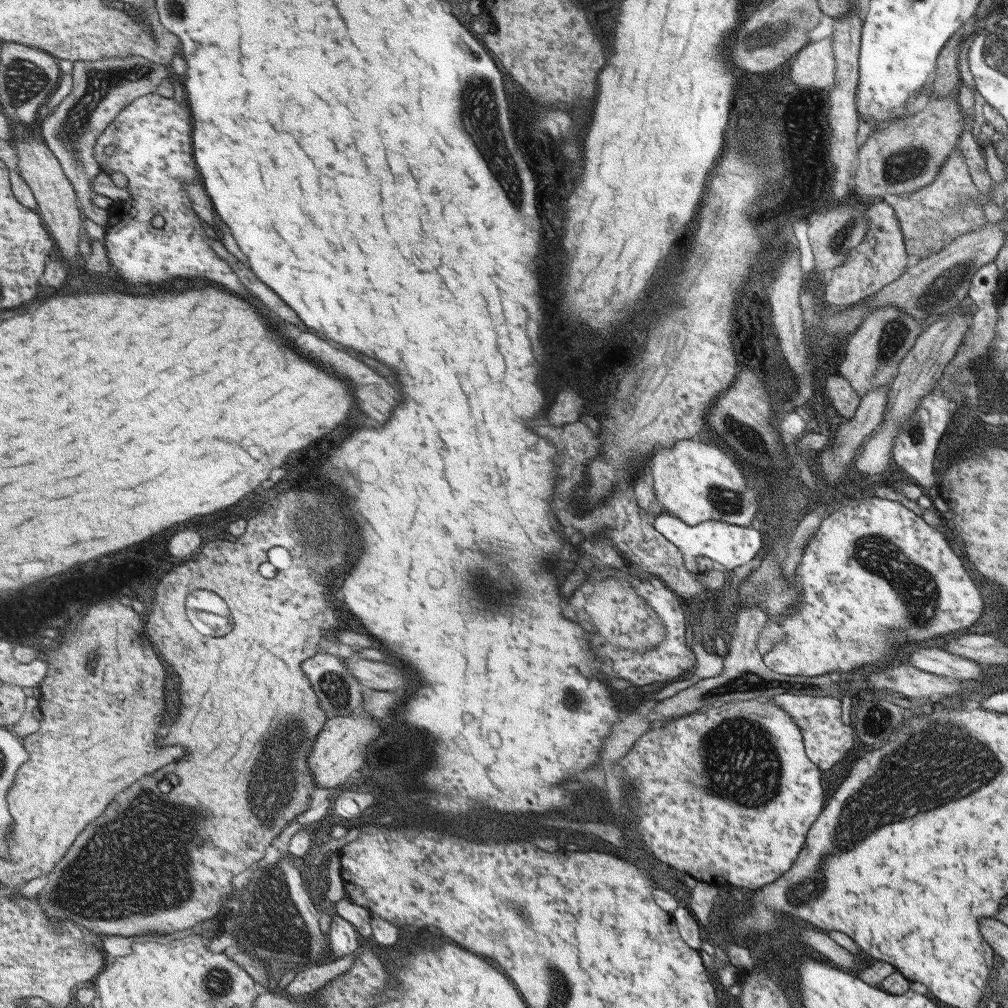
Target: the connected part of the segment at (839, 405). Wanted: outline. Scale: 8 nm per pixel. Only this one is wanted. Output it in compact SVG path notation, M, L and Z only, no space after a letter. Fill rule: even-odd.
M841 375L827 376L824 390L840 418L850 419L854 415L860 398L845 378Z

